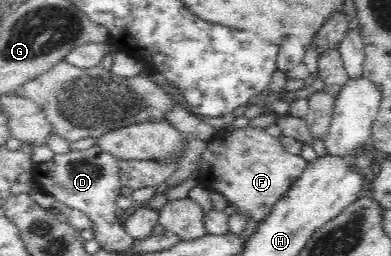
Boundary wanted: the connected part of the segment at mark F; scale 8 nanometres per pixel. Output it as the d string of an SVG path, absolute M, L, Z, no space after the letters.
M230 129L229 137L225 141L210 141L201 153L201 166L197 170L200 172L198 180L203 187L209 188L211 192L220 192L225 196L228 204L232 204L245 215L250 215L258 224L271 213L273 205L284 198L291 185L299 179L308 167L309 163L299 155L292 155L282 147L281 141L277 137L271 137L265 129Z

